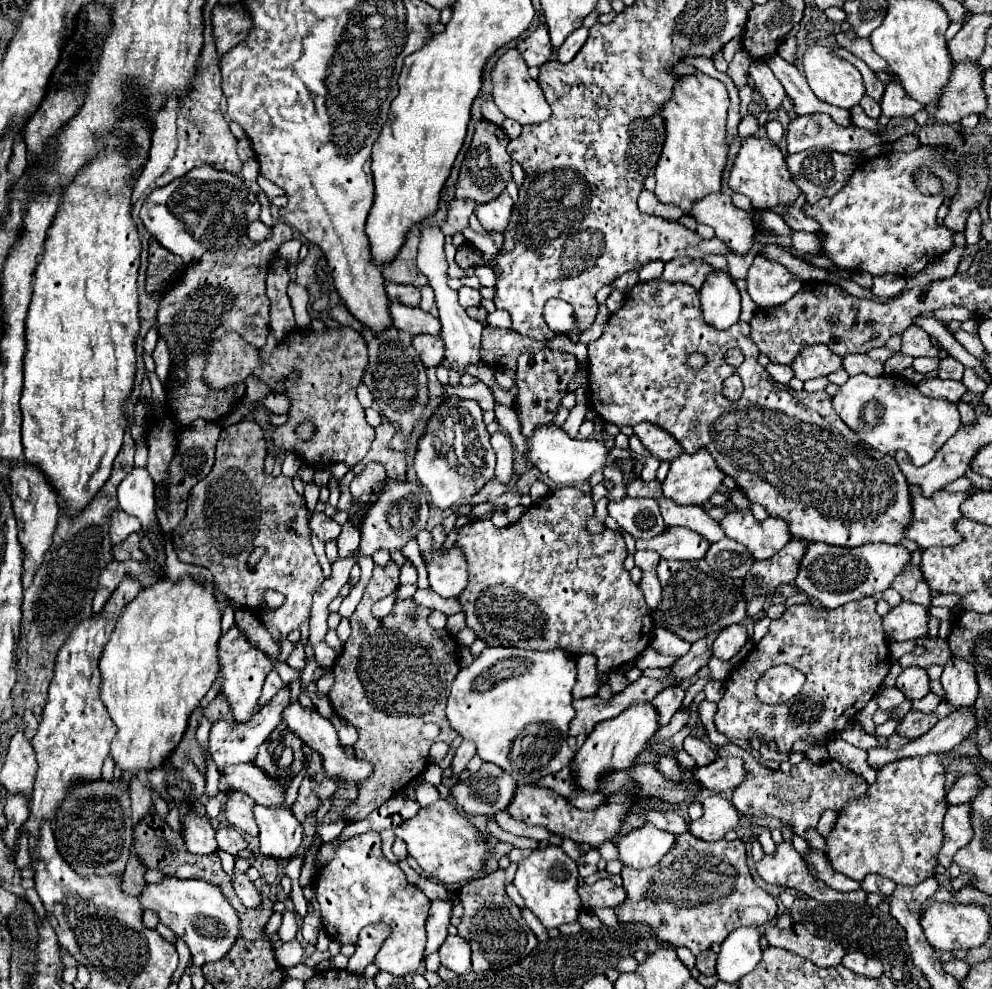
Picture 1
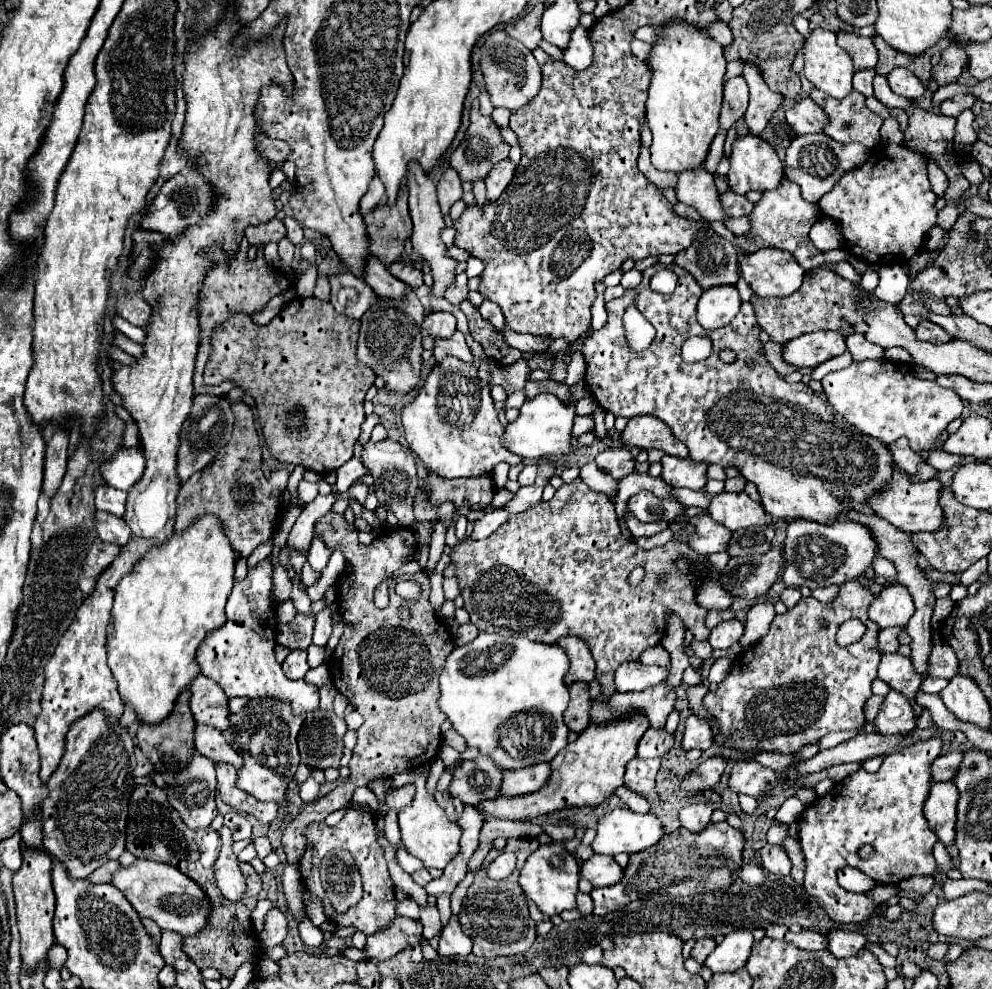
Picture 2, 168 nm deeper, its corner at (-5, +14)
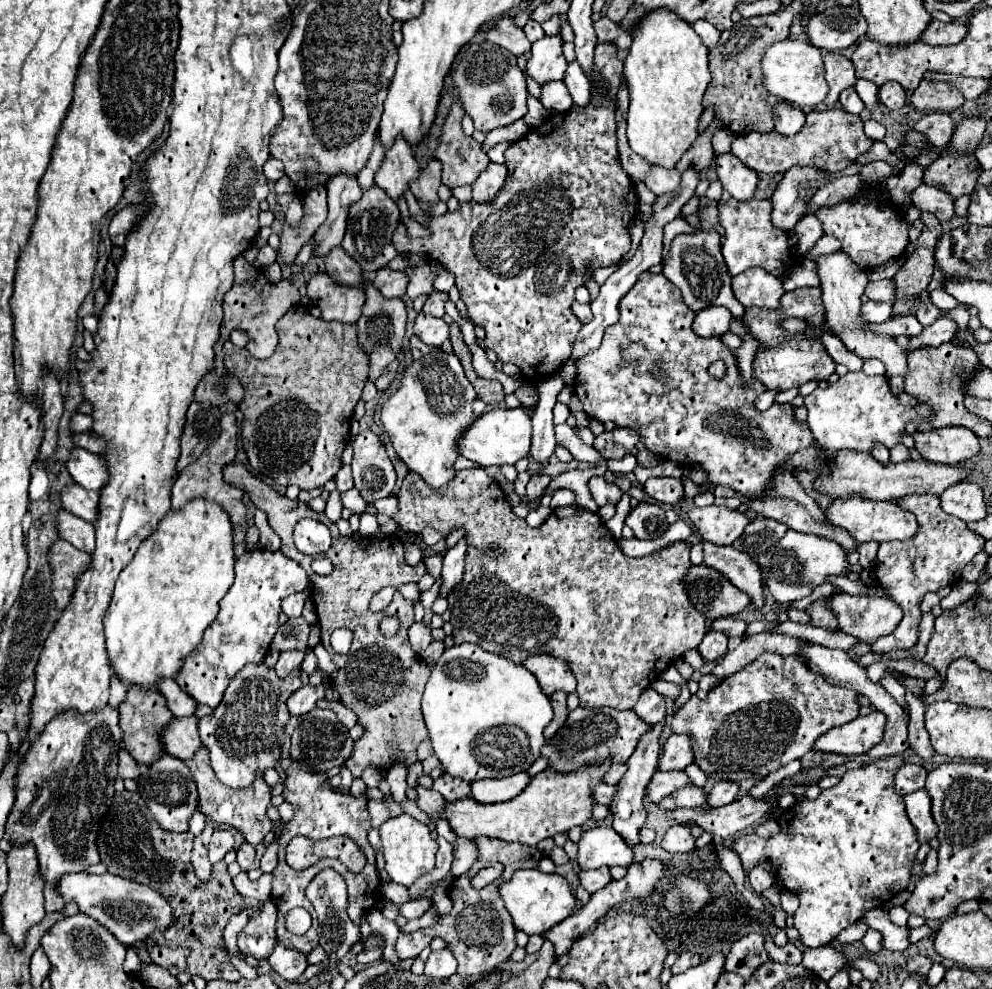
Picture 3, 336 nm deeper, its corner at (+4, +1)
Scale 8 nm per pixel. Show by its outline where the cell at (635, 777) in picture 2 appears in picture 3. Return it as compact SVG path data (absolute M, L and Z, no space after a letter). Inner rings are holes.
M602 783L594 789L594 801L596 803L604 803L604 805L610 805L614 795L618 793L618 785L608 785L608 783Z

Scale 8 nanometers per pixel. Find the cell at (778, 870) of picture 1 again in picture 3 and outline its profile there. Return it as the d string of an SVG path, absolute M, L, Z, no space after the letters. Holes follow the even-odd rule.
M752 867L748 879L750 879L750 885L752 885L758 893L764 893L764 891L770 889L772 883L774 883L774 875L768 873L768 871L764 871L764 869L760 869L760 867Z

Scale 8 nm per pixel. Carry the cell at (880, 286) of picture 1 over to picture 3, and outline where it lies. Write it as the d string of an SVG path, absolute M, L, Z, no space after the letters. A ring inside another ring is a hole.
M866 301L862 305L862 315L870 323L884 323L884 321L890 321L894 317L892 305L878 303L878 301Z

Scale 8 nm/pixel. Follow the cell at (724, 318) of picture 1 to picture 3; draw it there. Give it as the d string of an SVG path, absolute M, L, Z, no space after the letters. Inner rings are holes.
M706 307L696 313L694 319L694 333L700 337L714 337L724 335L730 327L732 313L726 311L726 307Z

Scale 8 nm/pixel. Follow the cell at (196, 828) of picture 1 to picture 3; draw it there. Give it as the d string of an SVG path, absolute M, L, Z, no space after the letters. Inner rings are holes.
M164 755L158 763L146 767L138 777L138 793L146 801L148 809L152 811L158 825L166 831L186 833L190 817L198 811L198 789L196 781L186 763L174 759L172 755Z

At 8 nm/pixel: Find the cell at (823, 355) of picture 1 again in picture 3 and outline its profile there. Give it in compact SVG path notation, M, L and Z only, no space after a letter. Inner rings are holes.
M800 335L790 339L788 343L780 343L778 347L764 349L754 359L754 373L756 377L768 387L768 389L790 389L800 387L802 383L810 379L828 379L834 373L836 363L828 355L828 351L822 347L820 341L810 341Z

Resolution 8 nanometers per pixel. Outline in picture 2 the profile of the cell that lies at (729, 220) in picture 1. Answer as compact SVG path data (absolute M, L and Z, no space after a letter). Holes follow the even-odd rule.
M703 168L683 170L683 174L677 174L675 194L679 202L693 206L709 222L727 218L719 202L719 192L713 184L713 174Z

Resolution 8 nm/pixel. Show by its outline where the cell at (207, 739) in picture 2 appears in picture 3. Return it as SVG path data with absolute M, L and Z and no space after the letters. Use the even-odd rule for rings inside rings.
M174 719L162 733L162 745L164 751L174 755L176 759L194 759L194 753L204 747L204 743L198 737L198 719Z

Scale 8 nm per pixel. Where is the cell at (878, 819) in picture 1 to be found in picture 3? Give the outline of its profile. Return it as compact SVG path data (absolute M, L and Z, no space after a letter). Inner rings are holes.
M896 755L848 771L836 787L824 789L818 799L798 801L788 809L778 819L780 835L766 841L758 835L740 835L736 839L734 849L740 855L744 869L752 869L760 859L770 859L784 887L798 895L800 907L794 913L794 927L800 931L800 939L806 947L832 943L842 929L854 925L868 909L882 907L888 899L906 891L920 843L906 815L902 795L894 789L894 774L902 765L904 757Z

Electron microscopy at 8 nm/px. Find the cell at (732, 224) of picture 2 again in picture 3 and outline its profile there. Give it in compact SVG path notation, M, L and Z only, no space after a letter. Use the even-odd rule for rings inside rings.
M676 217L674 221L670 221L666 227L664 227L664 237L663 237L663 262L667 259L670 243L676 235L680 235L680 233L698 233L700 229L696 229L694 225L690 225L686 219L682 219L682 217Z

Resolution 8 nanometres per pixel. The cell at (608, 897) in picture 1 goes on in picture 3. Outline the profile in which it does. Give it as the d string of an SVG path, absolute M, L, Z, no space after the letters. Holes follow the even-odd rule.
M600 867L594 871L582 871L580 873L580 885L588 891L588 893L596 893L598 889L606 887L612 881L610 869L608 867Z

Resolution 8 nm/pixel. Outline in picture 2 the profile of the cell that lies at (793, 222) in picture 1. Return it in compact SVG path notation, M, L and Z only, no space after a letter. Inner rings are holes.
M783 180L779 184L779 188L763 192L761 200L753 206L751 214L749 214L749 222L751 228L749 232L737 236L737 244L741 248L743 254L755 252L759 248L779 248L779 250L787 250L793 254L793 258L799 262L799 266L803 266L803 270L811 270L817 266L823 266L827 262L841 262L847 260L849 252L845 248L835 248L831 252L821 252L813 246L813 242L809 240L809 230L811 224L815 224L821 218L821 210L817 204L805 202L801 198L799 186L793 184L791 180Z

